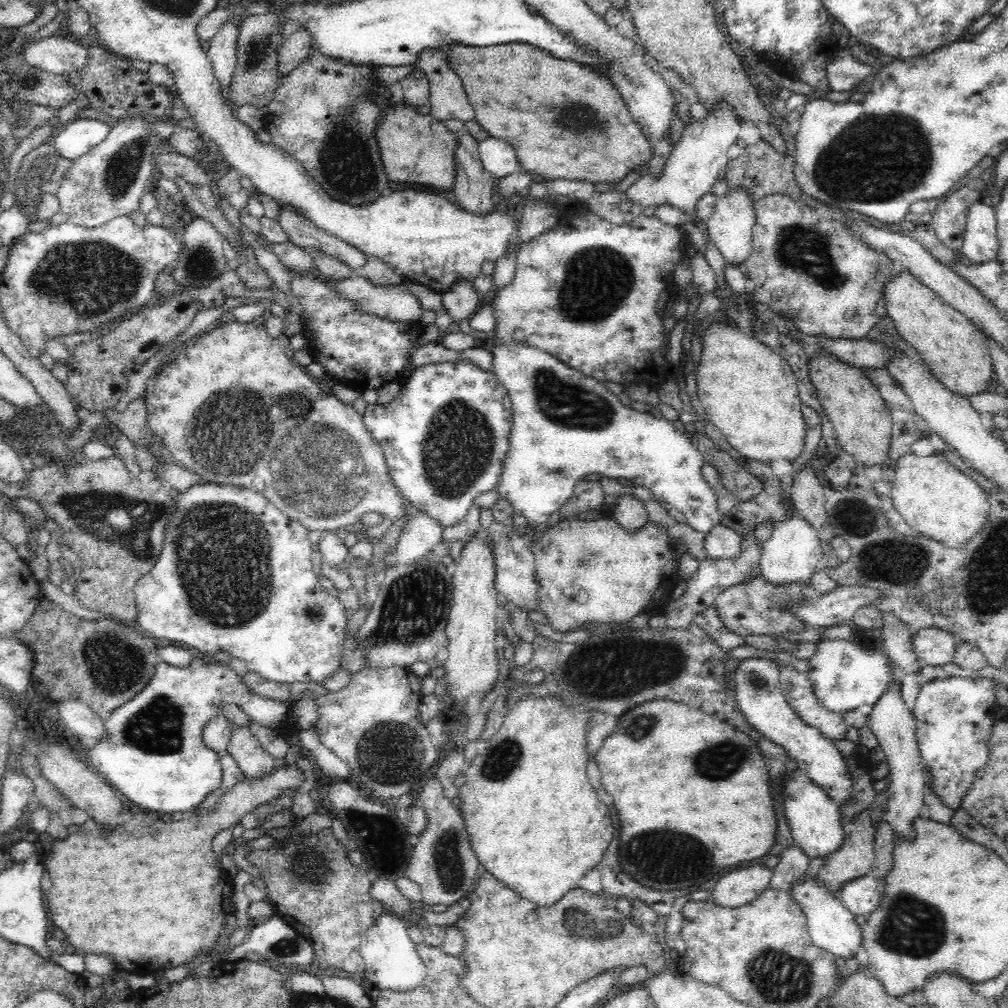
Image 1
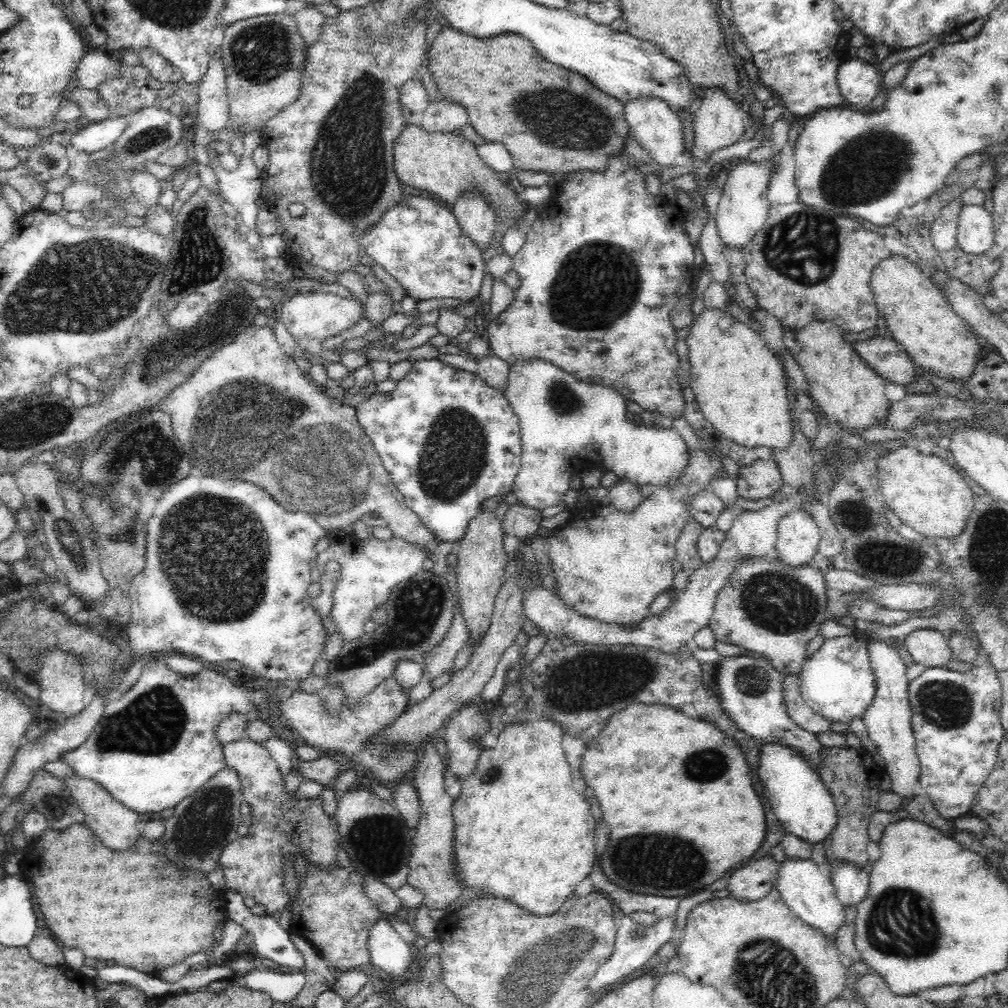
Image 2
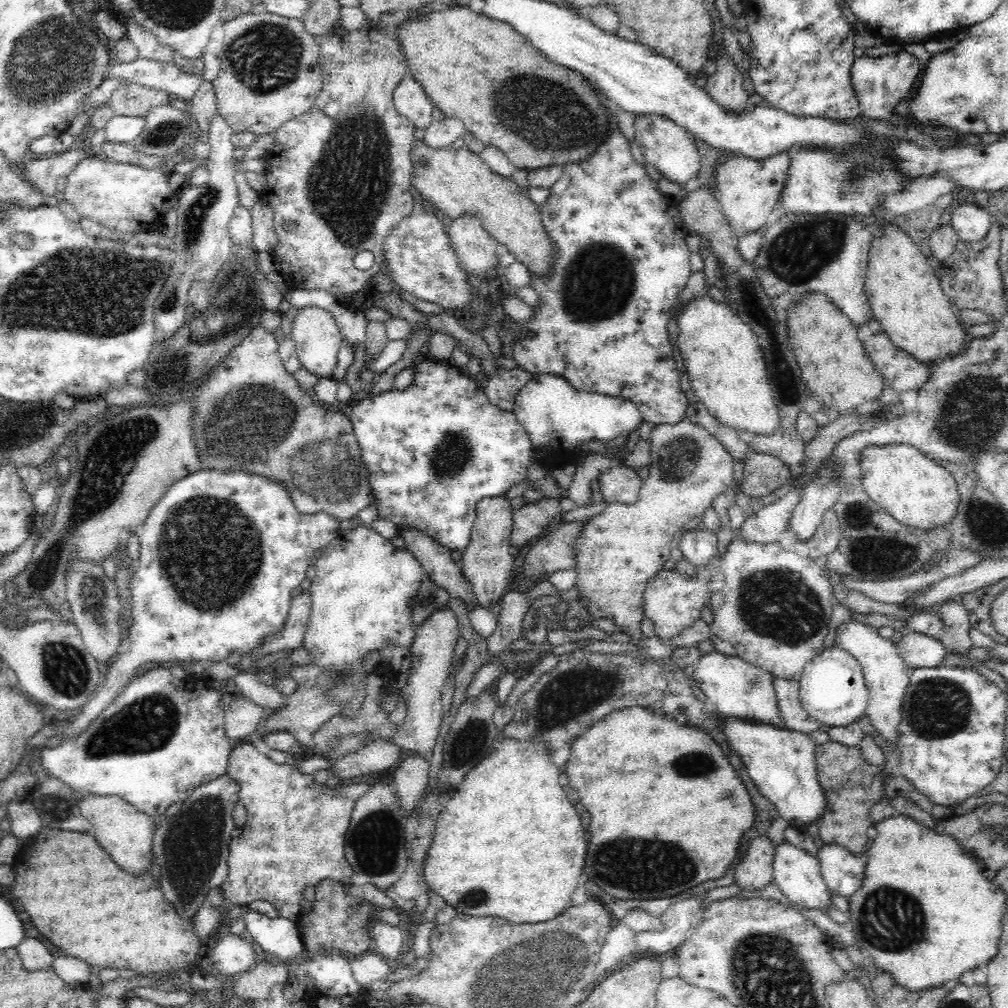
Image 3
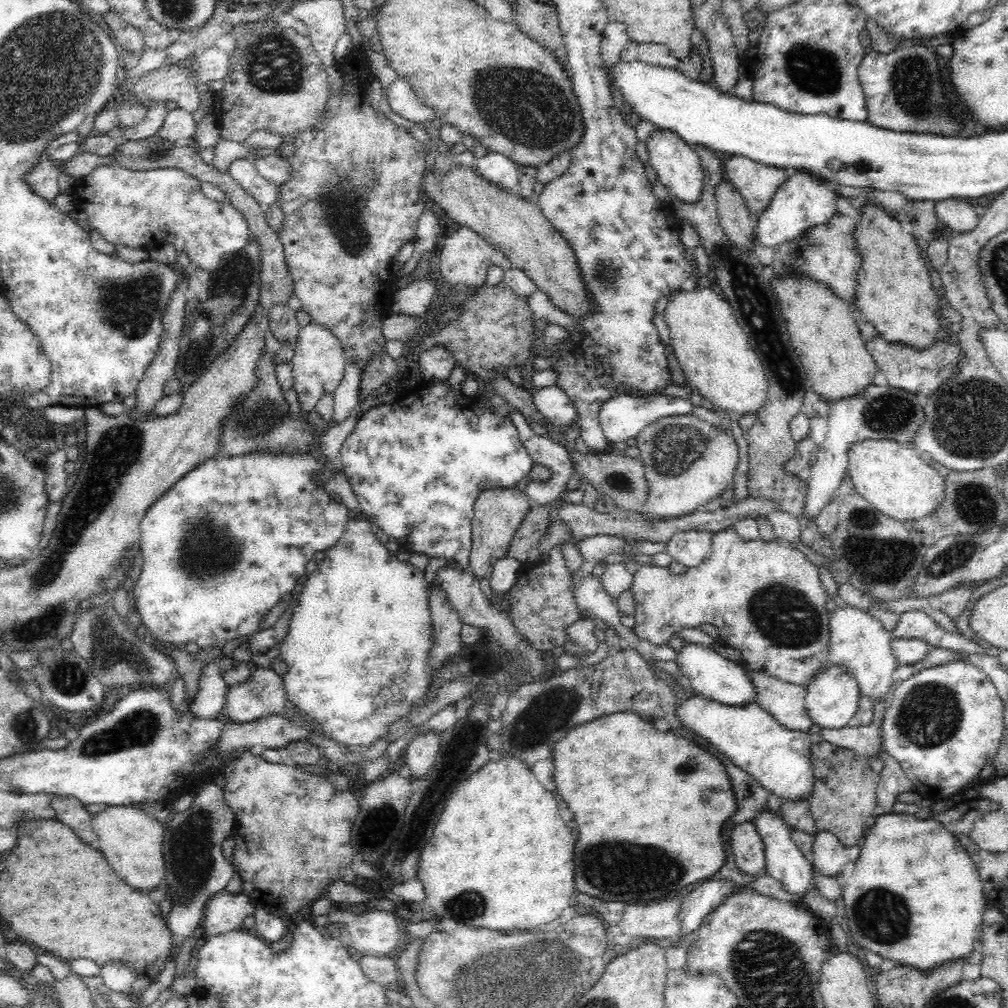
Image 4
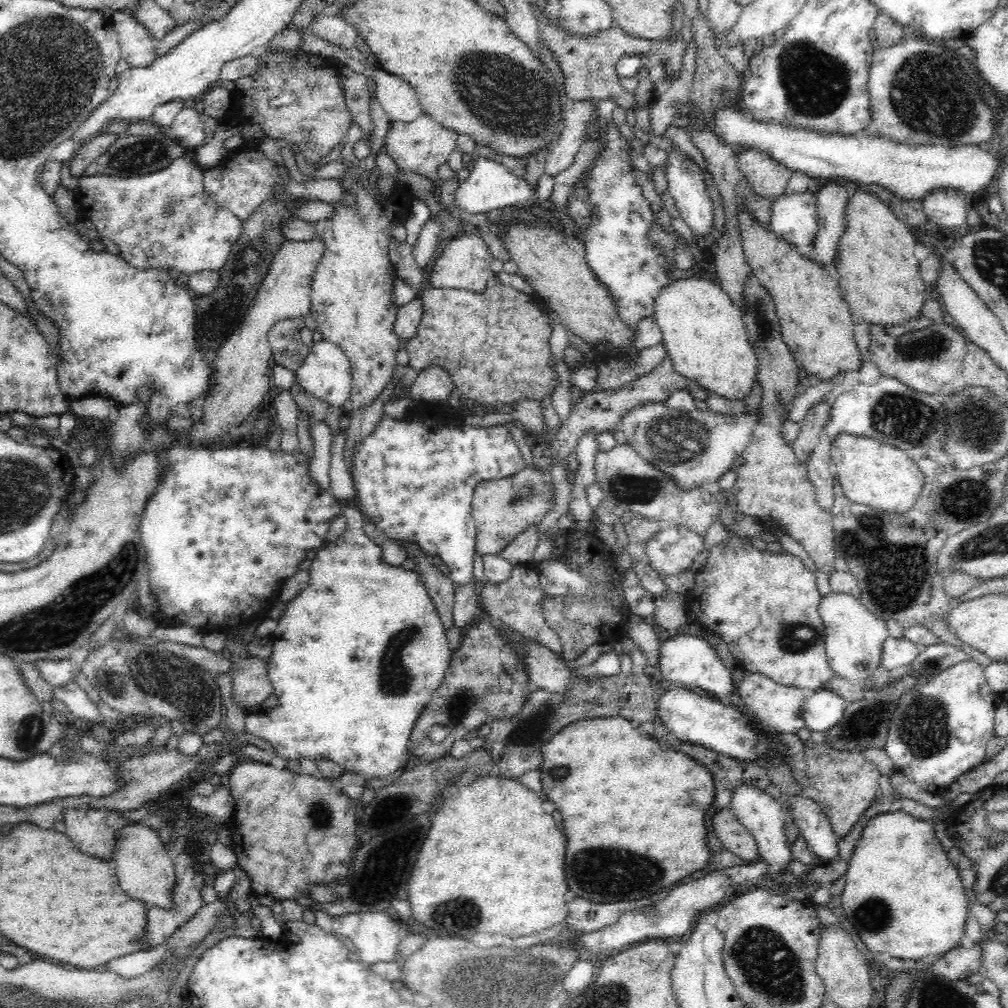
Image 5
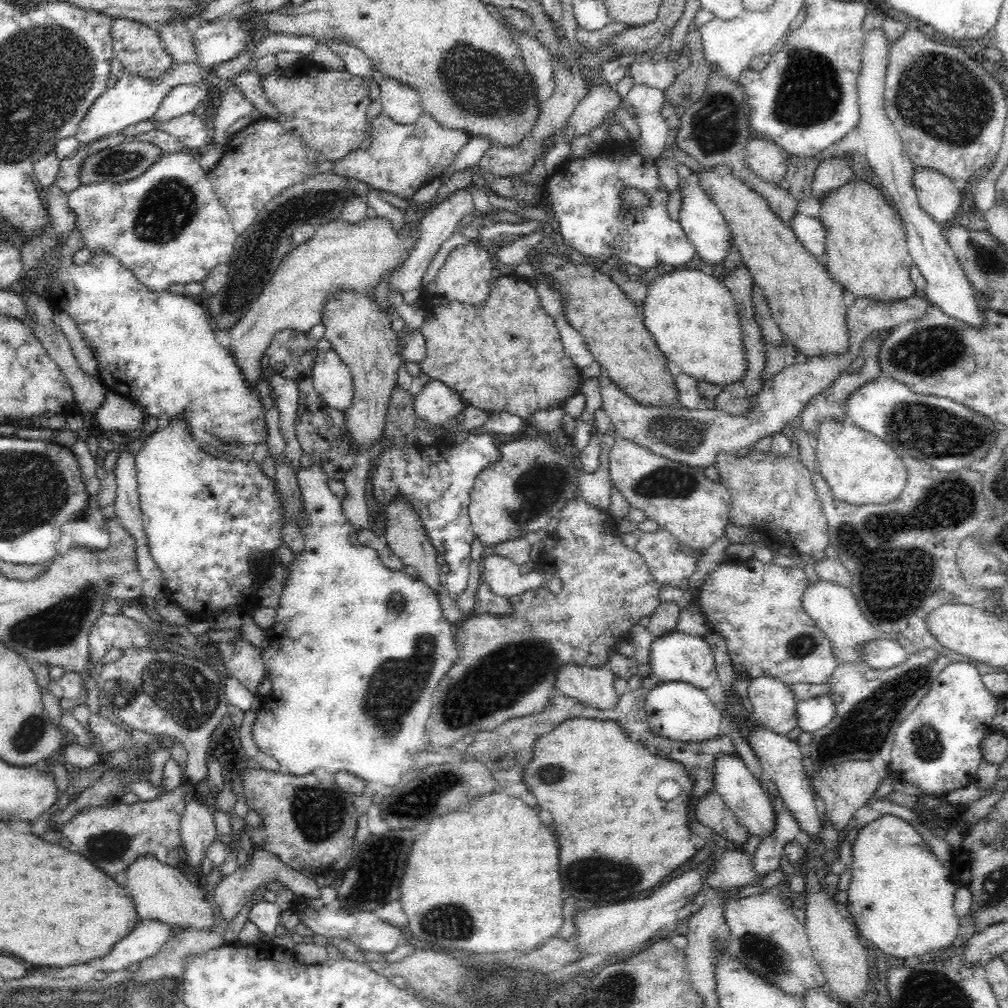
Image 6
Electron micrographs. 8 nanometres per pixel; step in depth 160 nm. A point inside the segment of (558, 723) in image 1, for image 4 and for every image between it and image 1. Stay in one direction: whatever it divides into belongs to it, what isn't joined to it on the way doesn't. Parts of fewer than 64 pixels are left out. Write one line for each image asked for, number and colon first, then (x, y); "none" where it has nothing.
2: (521, 833)
3: (508, 844)
4: (500, 856)

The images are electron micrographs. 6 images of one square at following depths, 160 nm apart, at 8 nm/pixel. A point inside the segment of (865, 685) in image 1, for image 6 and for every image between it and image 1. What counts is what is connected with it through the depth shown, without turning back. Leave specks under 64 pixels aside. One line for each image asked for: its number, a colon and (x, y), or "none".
2: (837, 682)
3: (832, 690)
4: (831, 698)
5: (822, 709)
6: (813, 714)

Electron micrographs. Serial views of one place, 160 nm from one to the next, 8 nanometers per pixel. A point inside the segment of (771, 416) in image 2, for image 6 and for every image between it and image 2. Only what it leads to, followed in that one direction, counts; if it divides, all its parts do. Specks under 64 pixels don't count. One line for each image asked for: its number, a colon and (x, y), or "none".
3: (725, 366)
4: (713, 351)
5: (703, 332)
6: (692, 317)

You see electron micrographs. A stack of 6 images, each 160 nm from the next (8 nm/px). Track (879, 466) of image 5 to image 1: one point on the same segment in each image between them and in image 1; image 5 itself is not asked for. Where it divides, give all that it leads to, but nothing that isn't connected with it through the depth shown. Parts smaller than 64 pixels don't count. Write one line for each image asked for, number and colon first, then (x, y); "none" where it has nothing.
1: (934, 497)
2: (929, 496)
3: (916, 490)
4: (892, 478)

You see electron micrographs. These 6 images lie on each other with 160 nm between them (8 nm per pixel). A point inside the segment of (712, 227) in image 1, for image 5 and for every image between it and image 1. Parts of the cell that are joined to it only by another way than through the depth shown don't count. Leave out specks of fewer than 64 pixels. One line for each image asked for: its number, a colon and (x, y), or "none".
2: (743, 208)
3: (748, 190)
4: (757, 183)
5: (767, 177)

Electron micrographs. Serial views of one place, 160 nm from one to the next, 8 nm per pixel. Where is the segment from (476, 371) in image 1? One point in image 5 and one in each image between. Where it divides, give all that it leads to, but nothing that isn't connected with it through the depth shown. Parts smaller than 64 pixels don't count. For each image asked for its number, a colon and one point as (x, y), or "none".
2: (449, 441)
3: (432, 451)
4: (416, 466)
5: (416, 481)

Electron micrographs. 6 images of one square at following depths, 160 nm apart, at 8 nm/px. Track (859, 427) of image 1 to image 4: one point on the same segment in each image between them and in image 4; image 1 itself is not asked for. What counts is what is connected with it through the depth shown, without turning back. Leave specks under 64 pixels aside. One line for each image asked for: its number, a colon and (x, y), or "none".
2: (851, 394)
3: (835, 366)
4: (827, 339)

